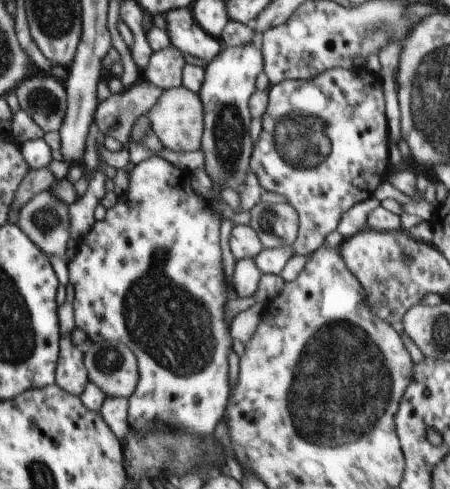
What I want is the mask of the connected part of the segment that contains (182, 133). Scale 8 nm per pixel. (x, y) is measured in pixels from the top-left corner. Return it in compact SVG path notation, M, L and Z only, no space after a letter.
M183 84L179 87L166 89L157 100L157 103L147 112L151 129L163 144L163 148L174 152L194 152L201 148L201 139L204 138L204 105L199 93L192 92Z

